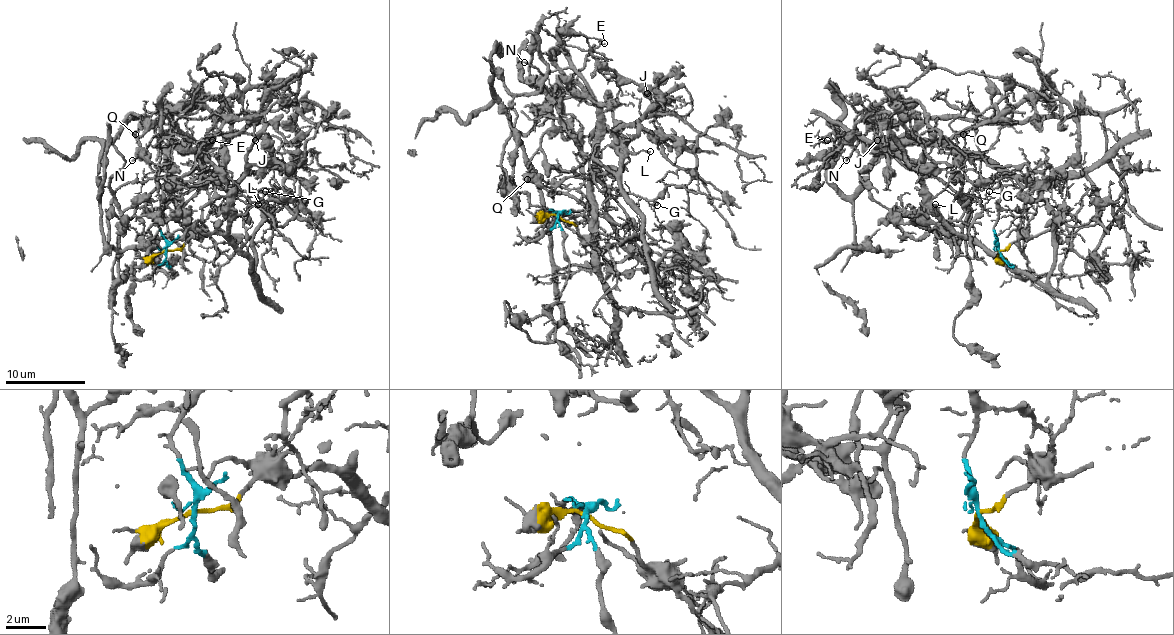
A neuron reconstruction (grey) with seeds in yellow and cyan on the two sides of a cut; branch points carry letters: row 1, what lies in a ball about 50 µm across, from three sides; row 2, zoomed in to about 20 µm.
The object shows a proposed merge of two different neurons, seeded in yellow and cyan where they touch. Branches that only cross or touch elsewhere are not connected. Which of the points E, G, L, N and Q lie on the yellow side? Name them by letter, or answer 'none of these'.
L

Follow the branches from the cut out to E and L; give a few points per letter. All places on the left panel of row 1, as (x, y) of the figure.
E: (165, 250), (159, 212), (199, 175), (199, 157), (205, 145), (197, 143), (179, 127), (171, 133), (213, 141)
L: (165, 250), (221, 230), (241, 234), (250, 242), (256, 282), (250, 262), (229, 240), (229, 224), (258, 204)

